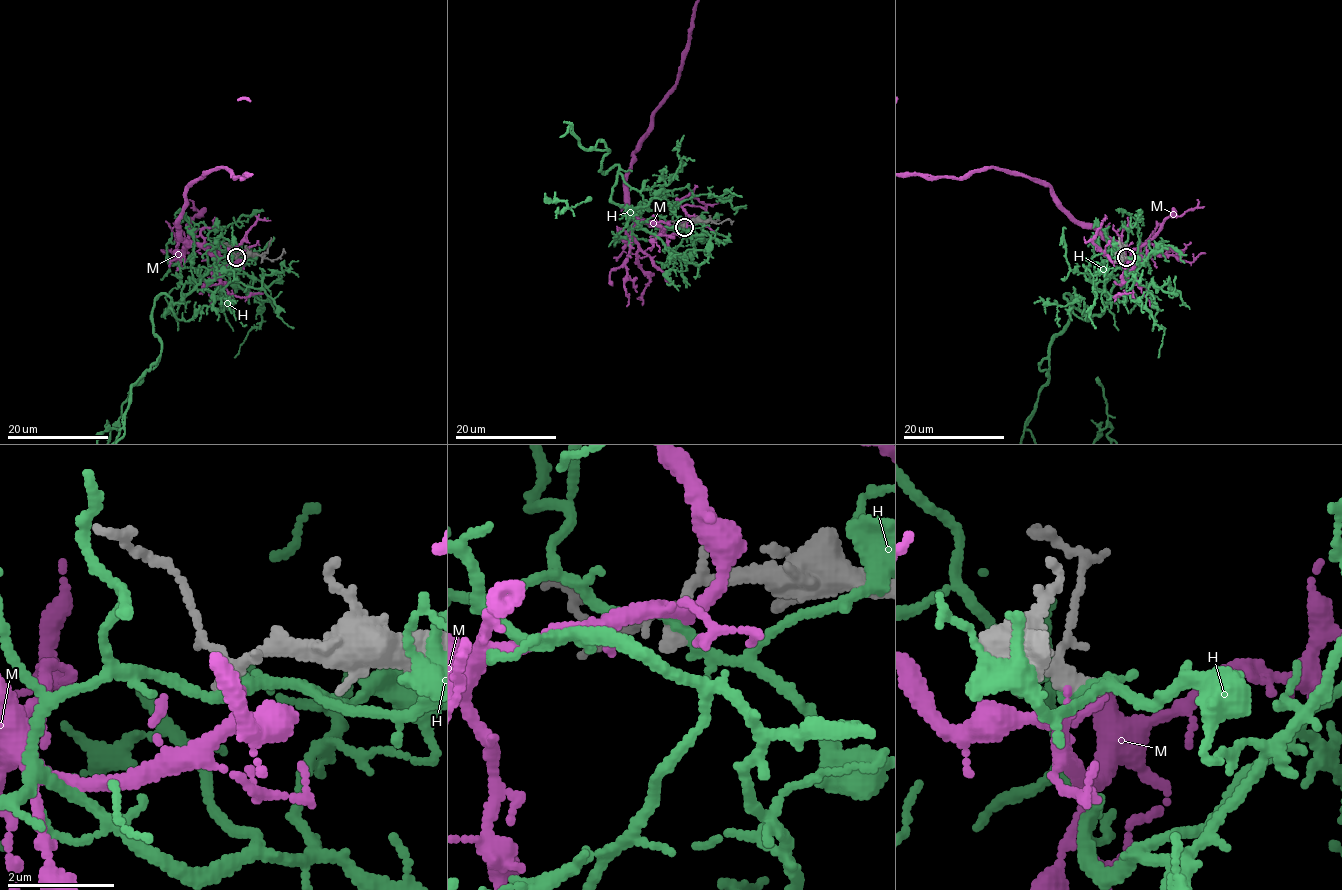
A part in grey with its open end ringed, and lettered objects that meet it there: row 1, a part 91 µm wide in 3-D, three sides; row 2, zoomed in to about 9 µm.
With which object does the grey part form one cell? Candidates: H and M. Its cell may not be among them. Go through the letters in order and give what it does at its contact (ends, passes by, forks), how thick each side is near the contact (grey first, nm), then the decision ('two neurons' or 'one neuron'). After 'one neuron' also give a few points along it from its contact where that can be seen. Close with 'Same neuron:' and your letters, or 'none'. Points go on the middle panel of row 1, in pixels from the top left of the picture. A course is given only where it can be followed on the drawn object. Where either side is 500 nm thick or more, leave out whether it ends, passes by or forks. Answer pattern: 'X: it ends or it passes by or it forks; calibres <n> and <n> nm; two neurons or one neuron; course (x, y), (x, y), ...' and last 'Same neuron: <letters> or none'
H: it passes by; calibres 280 and 200 nm; two neurons
M: it passes by; calibres 240 and 200 nm; two neurons
Same neuron: none

